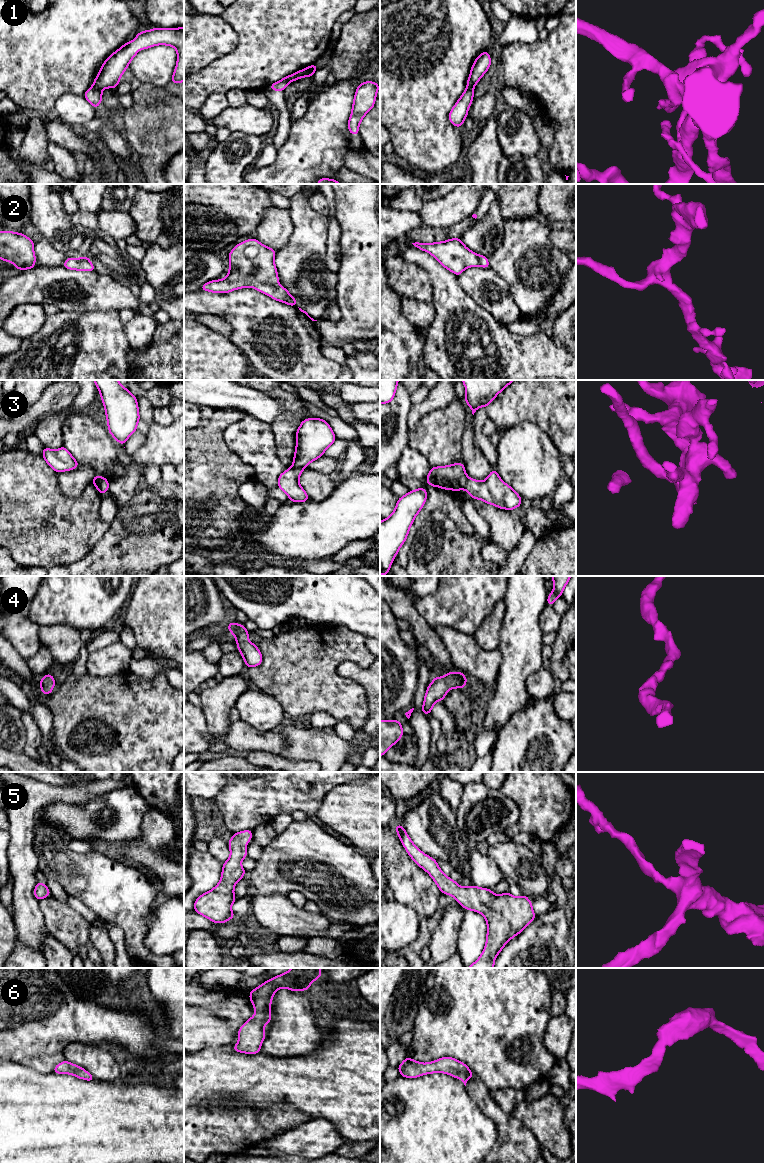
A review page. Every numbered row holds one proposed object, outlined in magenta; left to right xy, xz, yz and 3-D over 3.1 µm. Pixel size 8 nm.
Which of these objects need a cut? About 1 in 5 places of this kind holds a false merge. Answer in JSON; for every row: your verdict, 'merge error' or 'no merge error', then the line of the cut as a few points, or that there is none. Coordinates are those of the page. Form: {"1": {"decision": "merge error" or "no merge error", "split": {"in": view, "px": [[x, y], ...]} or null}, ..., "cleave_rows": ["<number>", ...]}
{"1": {"decision": "merge error", "split": {"in": "xy", "px": [[93, 85], [101, 90]]}}, "2": {"decision": "no merge error", "split": null}, "3": {"decision": "no merge error", "split": null}, "4": {"decision": "no merge error", "split": null}, "5": {"decision": "no merge error", "split": null}, "6": {"decision": "no merge error", "split": null}, "cleave_rows": ["1"]}

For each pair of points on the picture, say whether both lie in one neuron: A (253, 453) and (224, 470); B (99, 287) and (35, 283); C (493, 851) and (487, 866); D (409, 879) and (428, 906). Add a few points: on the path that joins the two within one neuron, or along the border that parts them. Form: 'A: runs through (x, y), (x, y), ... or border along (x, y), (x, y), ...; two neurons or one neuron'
A: border along (226, 442), (243, 462), (253, 468), (256, 478); two neurons
B: runs through (83, 286), (75, 278), (55, 279), (51, 283); one neuron
C: border along (486, 854), (504, 875); two neurons
D: runs through (413, 886), (424, 899); one neuron

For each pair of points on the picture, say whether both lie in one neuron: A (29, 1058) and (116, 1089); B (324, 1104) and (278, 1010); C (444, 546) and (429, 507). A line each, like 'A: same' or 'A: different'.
A: different
B: different
C: different

